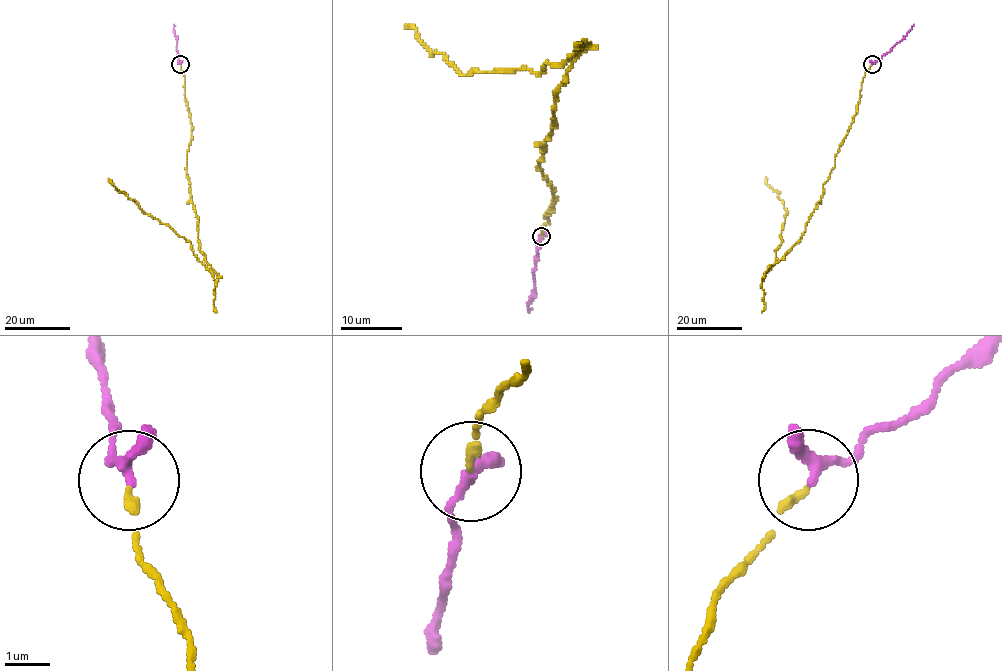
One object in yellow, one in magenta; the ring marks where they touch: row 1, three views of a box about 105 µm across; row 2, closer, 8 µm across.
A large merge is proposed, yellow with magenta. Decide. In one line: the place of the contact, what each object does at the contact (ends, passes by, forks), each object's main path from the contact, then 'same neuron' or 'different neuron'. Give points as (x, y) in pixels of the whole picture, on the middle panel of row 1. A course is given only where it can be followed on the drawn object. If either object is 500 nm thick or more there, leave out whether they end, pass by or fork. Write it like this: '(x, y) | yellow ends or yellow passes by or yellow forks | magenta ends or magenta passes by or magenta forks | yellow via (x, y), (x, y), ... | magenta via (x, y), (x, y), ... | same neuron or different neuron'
(541, 236) | yellow ends | magenta passes by | yellow via (541, 236), (554, 199), (537, 163), (556, 125), (554, 93), (589, 43), (542, 71), (463, 75), (405, 25) | magenta via (541, 236), (530, 311) | same neuron

